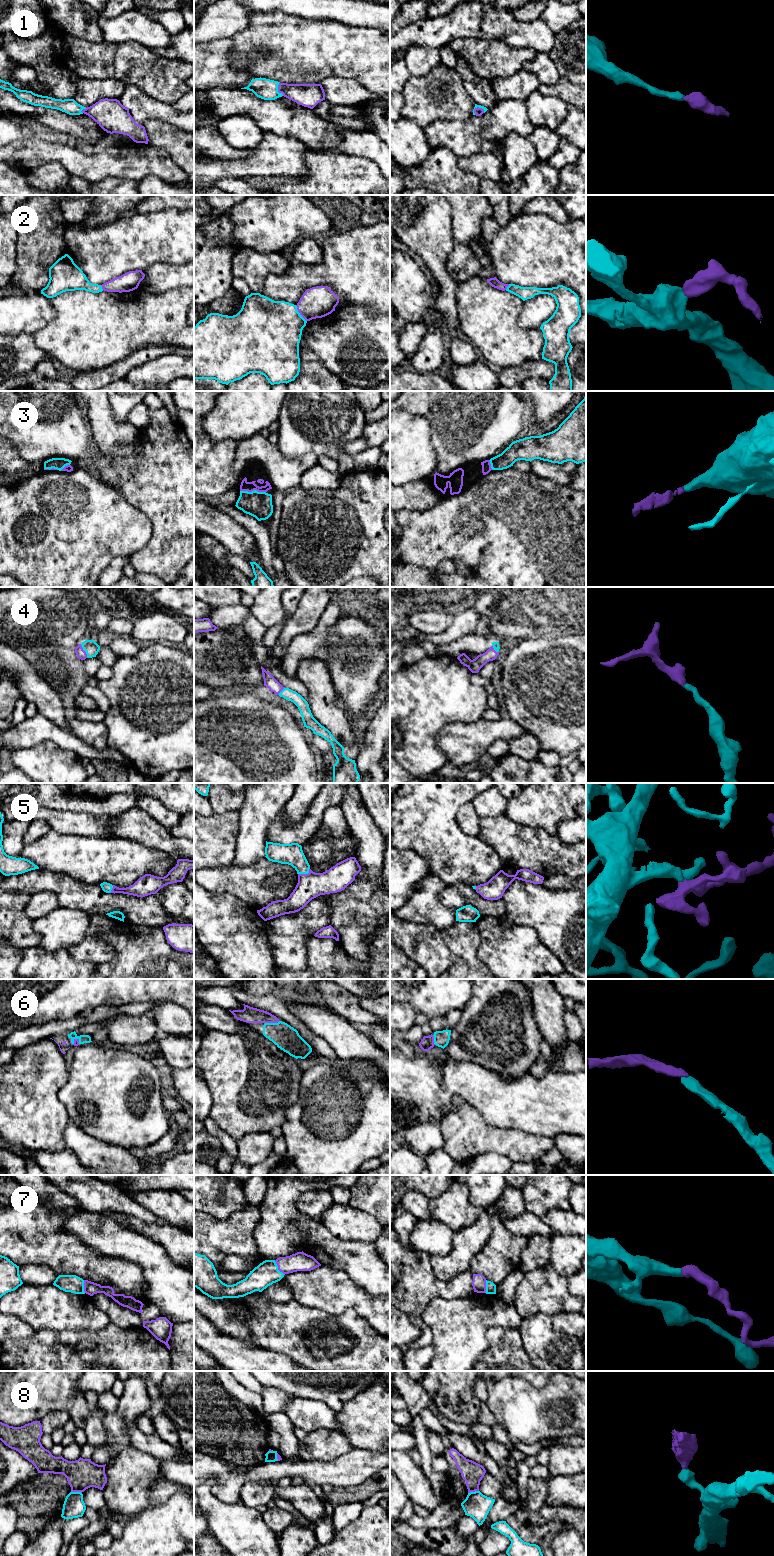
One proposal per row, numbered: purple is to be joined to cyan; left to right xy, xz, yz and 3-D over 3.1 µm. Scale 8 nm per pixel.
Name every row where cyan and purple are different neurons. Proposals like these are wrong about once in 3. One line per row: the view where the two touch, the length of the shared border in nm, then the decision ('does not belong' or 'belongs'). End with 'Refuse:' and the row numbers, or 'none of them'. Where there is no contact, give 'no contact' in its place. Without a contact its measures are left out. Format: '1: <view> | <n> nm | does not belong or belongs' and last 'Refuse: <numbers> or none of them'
1: xz | 120 nm | belongs
2: xz | 160 nm | does not belong
3: xz | 200 nm | belongs
4: xy | 130 nm | belongs
5: xz | 110 nm | belongs
6: xz | 120 nm | belongs
7: xz | 150 nm | belongs
8: xy | 90 nm | does not belong
Refuse: 2, 8

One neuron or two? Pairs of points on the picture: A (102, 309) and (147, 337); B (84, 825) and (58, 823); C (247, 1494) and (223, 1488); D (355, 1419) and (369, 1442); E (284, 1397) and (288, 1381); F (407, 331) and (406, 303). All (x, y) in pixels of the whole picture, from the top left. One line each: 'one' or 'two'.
A: one
B: one
C: two
D: one
E: two
F: two

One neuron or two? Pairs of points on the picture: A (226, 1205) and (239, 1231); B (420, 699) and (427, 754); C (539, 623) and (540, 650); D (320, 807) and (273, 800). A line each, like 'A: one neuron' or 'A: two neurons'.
A: two neurons
B: one neuron
C: two neurons
D: two neurons

